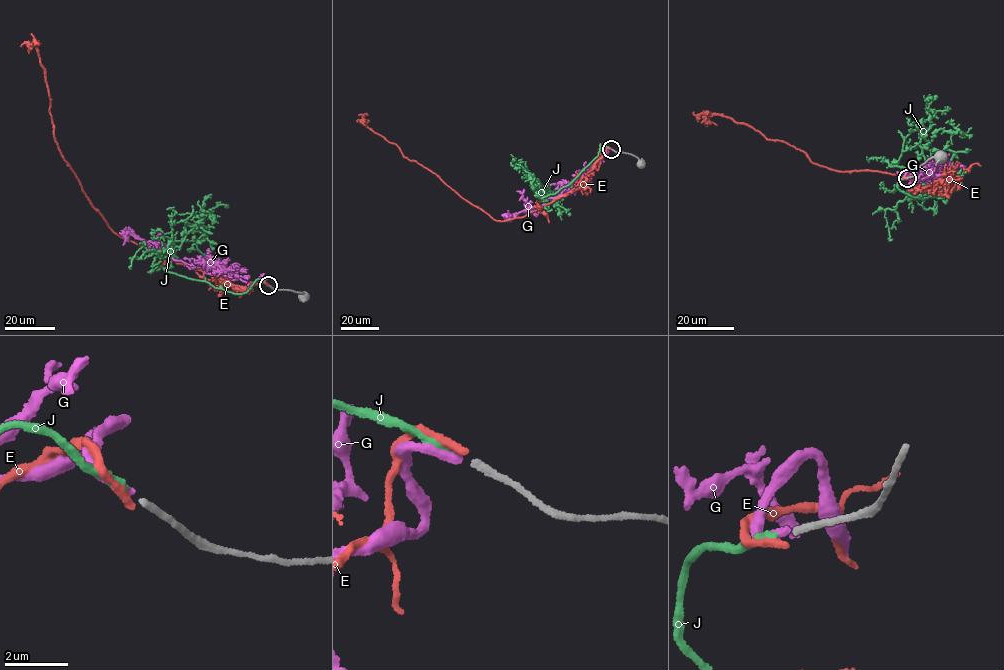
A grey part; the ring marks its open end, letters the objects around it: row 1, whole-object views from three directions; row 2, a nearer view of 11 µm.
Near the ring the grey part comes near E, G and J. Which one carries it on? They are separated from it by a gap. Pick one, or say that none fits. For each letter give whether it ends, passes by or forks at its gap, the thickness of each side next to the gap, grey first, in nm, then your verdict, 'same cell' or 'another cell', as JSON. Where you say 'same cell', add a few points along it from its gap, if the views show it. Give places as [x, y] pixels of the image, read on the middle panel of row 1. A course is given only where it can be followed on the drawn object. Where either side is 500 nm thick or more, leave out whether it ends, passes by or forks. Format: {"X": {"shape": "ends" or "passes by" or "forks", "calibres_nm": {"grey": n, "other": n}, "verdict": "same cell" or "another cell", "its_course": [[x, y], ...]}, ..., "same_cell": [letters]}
{"E": {"shape": "ends", "calibres_nm": {"grey": 200, "other": 240}, "verdict": "another cell"}, "G": {"shape": "ends", "calibres_nm": {"grey": 200, "other": 280}, "verdict": "another cell"}, "J": {"shape": "ends", "calibres_nm": {"grey": 200, "other": 260}, "verdict": "another cell"}, "same_cell": []}

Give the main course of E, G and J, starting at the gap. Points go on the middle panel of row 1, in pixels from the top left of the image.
E: (611, 148), (570, 192), (521, 217), (499, 221), (403, 156), (398, 145), (359, 115)
G: (610, 149), (607, 149), (608, 152), (591, 171), (558, 196), (508, 216), (508, 211)
J: (610, 148), (600, 144), (555, 193), (541, 198), (535, 185), (563, 200)

